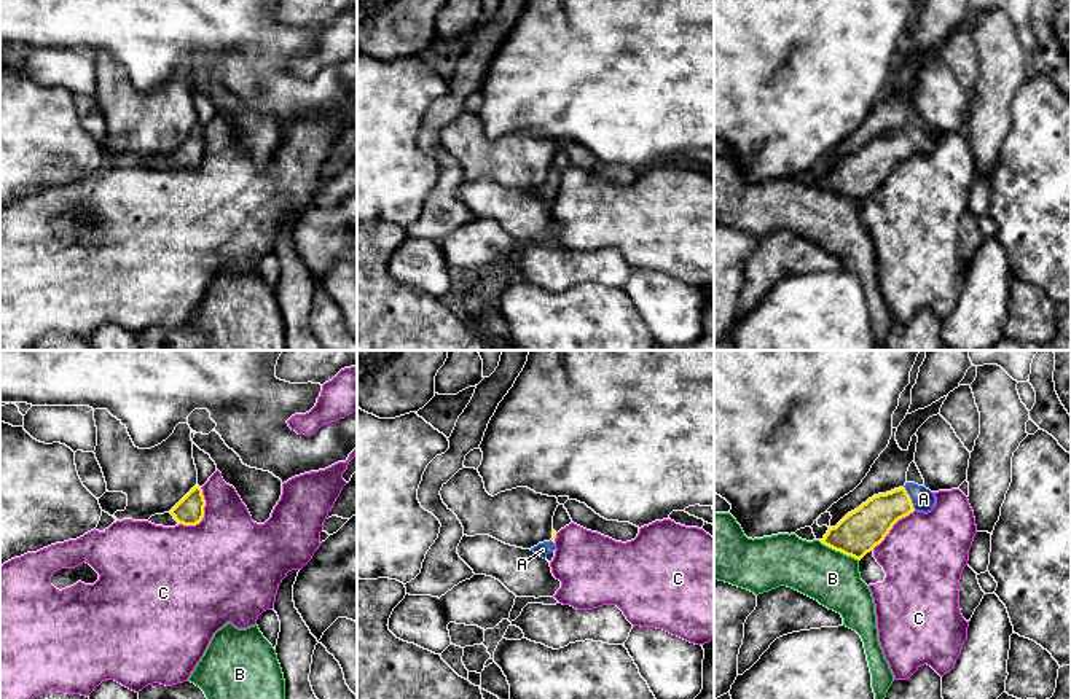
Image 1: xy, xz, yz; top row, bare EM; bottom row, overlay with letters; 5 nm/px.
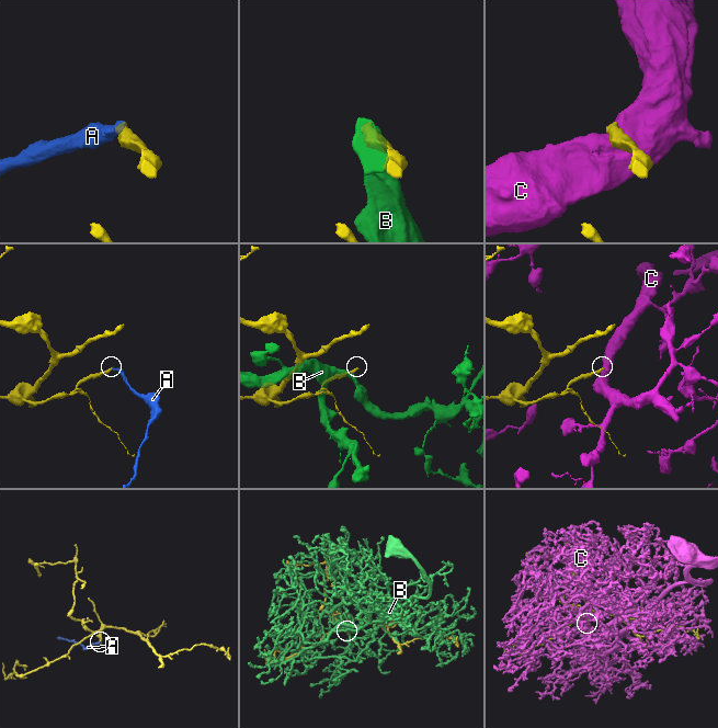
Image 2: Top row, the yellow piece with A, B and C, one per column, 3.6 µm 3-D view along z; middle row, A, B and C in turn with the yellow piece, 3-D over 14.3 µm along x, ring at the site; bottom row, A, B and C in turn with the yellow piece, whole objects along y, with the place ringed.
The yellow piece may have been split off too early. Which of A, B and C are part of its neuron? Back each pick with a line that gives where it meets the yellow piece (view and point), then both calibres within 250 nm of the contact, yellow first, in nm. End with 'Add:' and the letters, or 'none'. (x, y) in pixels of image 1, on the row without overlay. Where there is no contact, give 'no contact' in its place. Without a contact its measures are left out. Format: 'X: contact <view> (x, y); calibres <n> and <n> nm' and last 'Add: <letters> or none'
A: contact yz (909, 140); calibres 200 and 110 nm
Add: A

